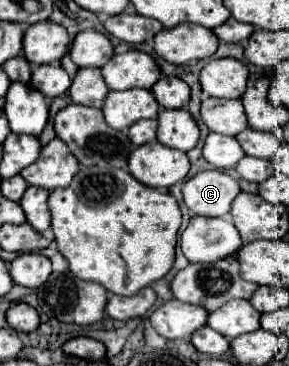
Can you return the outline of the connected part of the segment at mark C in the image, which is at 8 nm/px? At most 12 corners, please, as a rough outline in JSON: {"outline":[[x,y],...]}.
{"outline":[[219,170],[183,184],[197,216],[227,216],[239,182]]}

